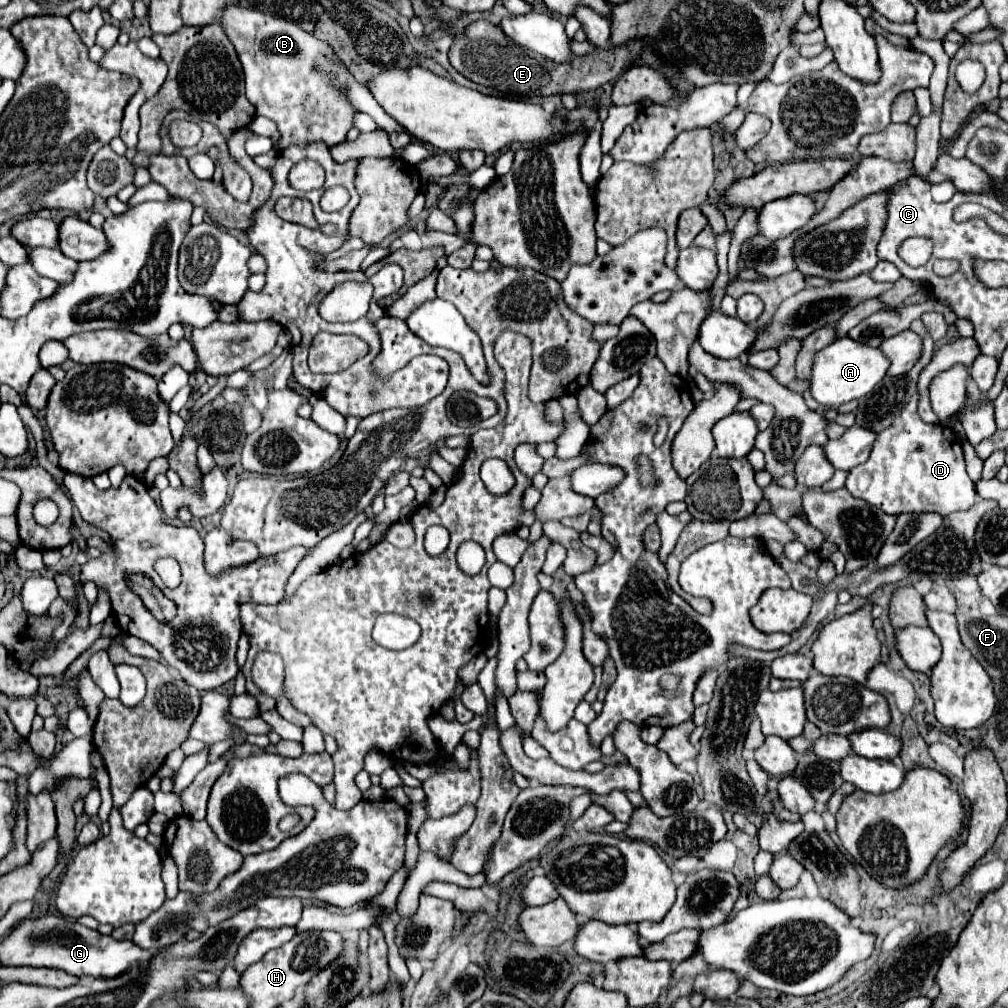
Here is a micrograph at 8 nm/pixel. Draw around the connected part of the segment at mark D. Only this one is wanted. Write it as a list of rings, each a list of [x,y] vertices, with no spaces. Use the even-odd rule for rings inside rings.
[[[919,393],[913,395],[903,413],[881,435],[877,435],[869,459],[849,471],[845,487],[853,497],[865,499],[893,515],[905,511],[937,511],[941,515],[965,511],[975,505],[977,491],[965,471],[961,441],[949,427],[921,421],[917,405]]]

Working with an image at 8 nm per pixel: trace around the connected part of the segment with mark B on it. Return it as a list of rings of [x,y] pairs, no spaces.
[[[225,5],[221,21],[217,23],[225,29],[229,41],[237,49],[245,73],[247,99],[255,105],[257,115],[269,117],[277,123],[281,133],[279,149],[311,141],[325,141],[333,147],[345,141],[347,131],[353,127],[351,119],[355,109],[331,89],[327,77],[313,71],[313,59],[317,53],[325,51],[333,55],[329,45],[289,19],[273,17],[251,7]]]

